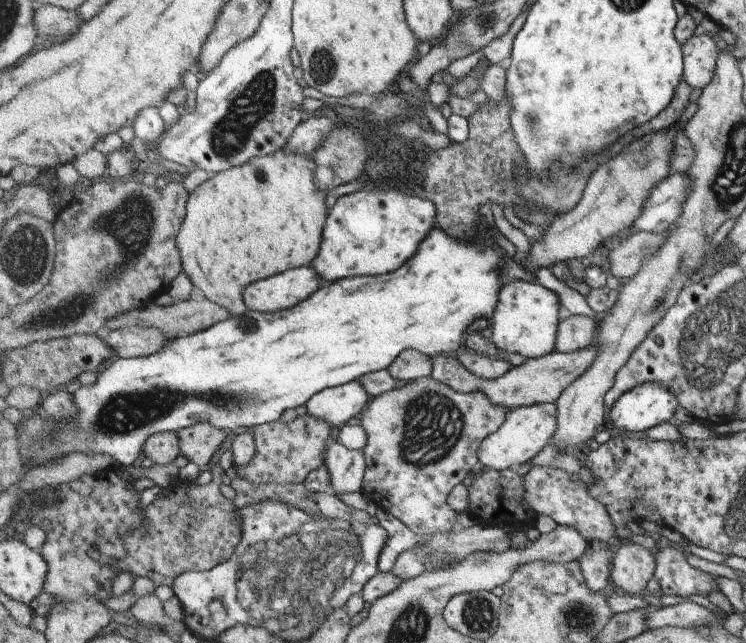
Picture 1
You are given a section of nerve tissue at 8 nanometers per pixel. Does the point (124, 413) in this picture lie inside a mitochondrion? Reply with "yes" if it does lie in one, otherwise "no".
yes

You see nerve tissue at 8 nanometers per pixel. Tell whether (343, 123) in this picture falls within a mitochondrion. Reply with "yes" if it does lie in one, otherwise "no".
no

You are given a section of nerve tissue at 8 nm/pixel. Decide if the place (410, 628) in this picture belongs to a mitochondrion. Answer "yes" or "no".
yes

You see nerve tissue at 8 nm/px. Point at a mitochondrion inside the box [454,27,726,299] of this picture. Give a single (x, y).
(532, 124)

